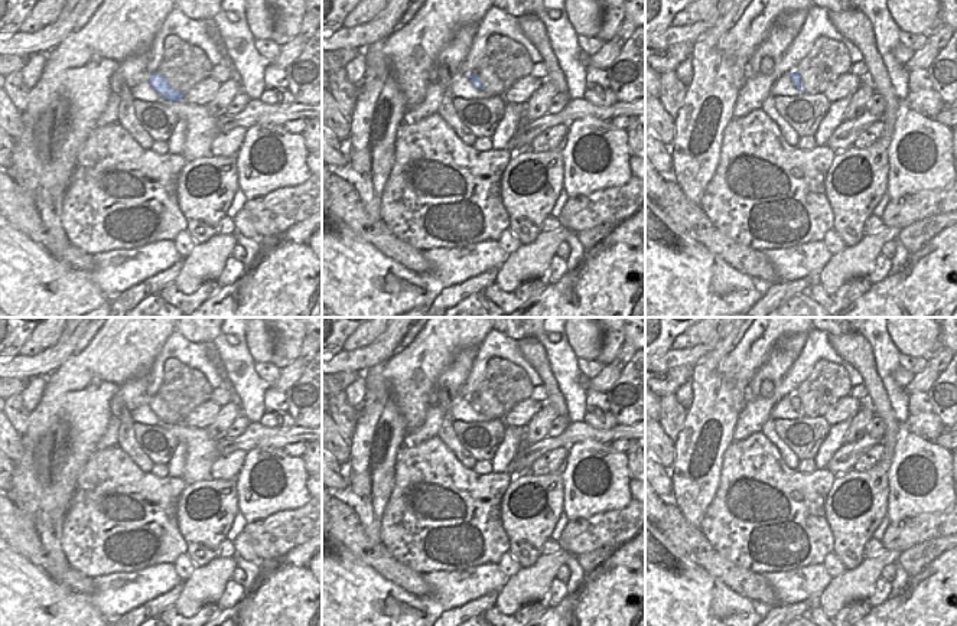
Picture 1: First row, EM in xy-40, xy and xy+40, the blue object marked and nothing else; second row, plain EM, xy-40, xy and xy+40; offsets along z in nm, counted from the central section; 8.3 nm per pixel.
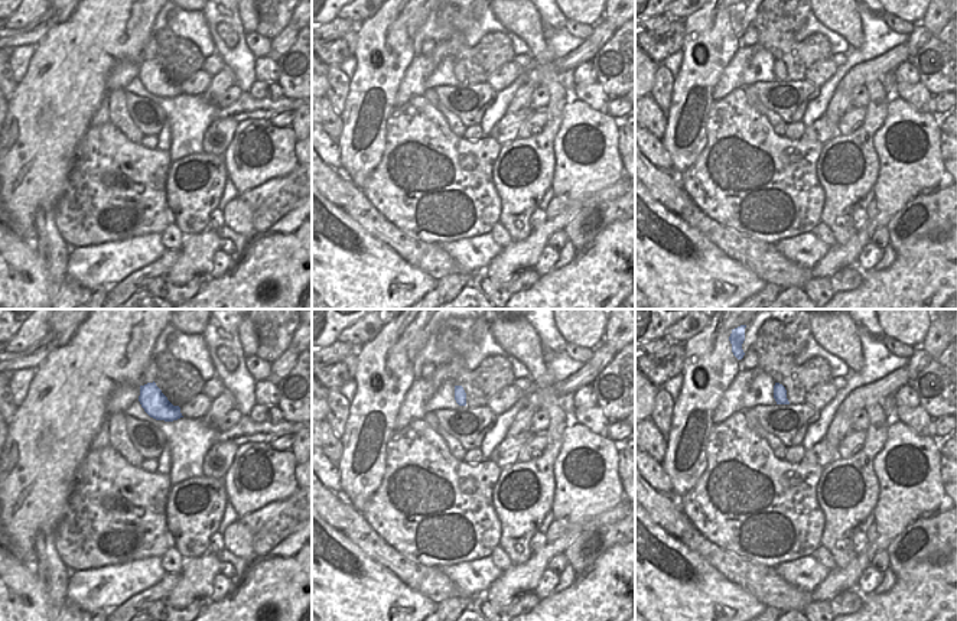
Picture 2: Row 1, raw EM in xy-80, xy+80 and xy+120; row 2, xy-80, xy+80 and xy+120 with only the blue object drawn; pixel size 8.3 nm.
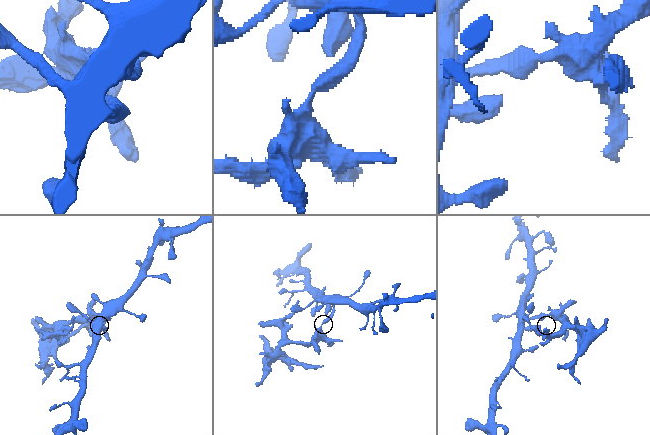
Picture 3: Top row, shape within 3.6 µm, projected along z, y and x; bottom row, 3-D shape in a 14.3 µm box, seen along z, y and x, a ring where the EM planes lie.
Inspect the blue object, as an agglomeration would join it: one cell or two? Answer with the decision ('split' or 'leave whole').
split

